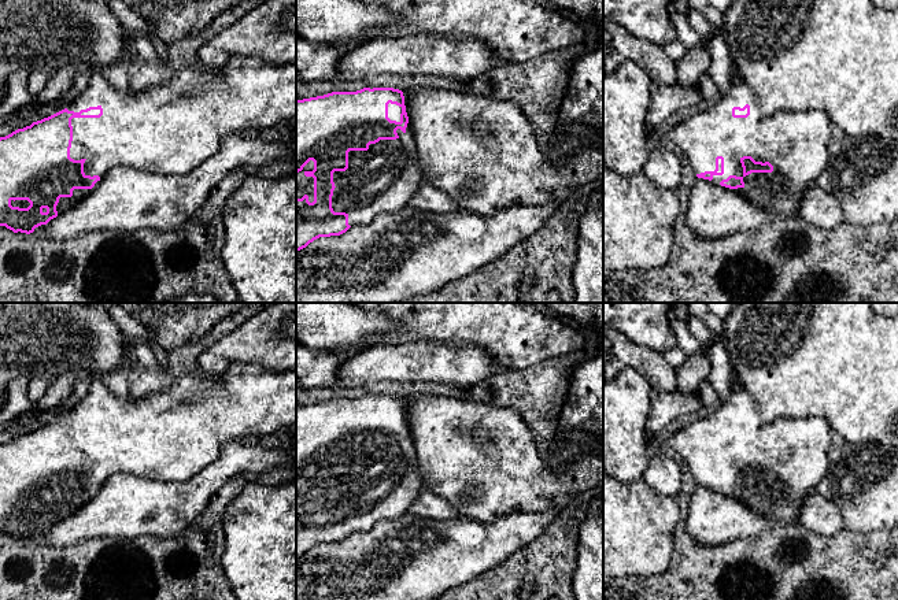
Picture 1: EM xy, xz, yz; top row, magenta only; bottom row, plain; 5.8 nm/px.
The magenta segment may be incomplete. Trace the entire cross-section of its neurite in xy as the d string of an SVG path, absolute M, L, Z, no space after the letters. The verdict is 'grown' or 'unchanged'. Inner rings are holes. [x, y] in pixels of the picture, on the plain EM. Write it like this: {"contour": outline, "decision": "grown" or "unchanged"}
{"contour": "M233 362L218 377L197 368L162 392L128 400L118 399L95 377L86 396L64 416L0 444L0 533L30 541L82 508L115 473L184 482L213 463L226 444L258 442L278 432L288 432L296 448L296 368L273 371L258 363Z", "decision": "grown"}

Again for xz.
{"contour": "M370 393L296 407L296 558L319 544L340 542L351 533L365 533L380 521L404 516L414 499L425 492L403 403L413 397Z", "decision": "grown"}

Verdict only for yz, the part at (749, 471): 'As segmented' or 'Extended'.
Extended

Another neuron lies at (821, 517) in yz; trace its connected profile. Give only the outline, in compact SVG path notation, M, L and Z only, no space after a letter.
M816 490L810 492L802 503L798 521L806 529L825 537L831 537L845 529L839 508Z

